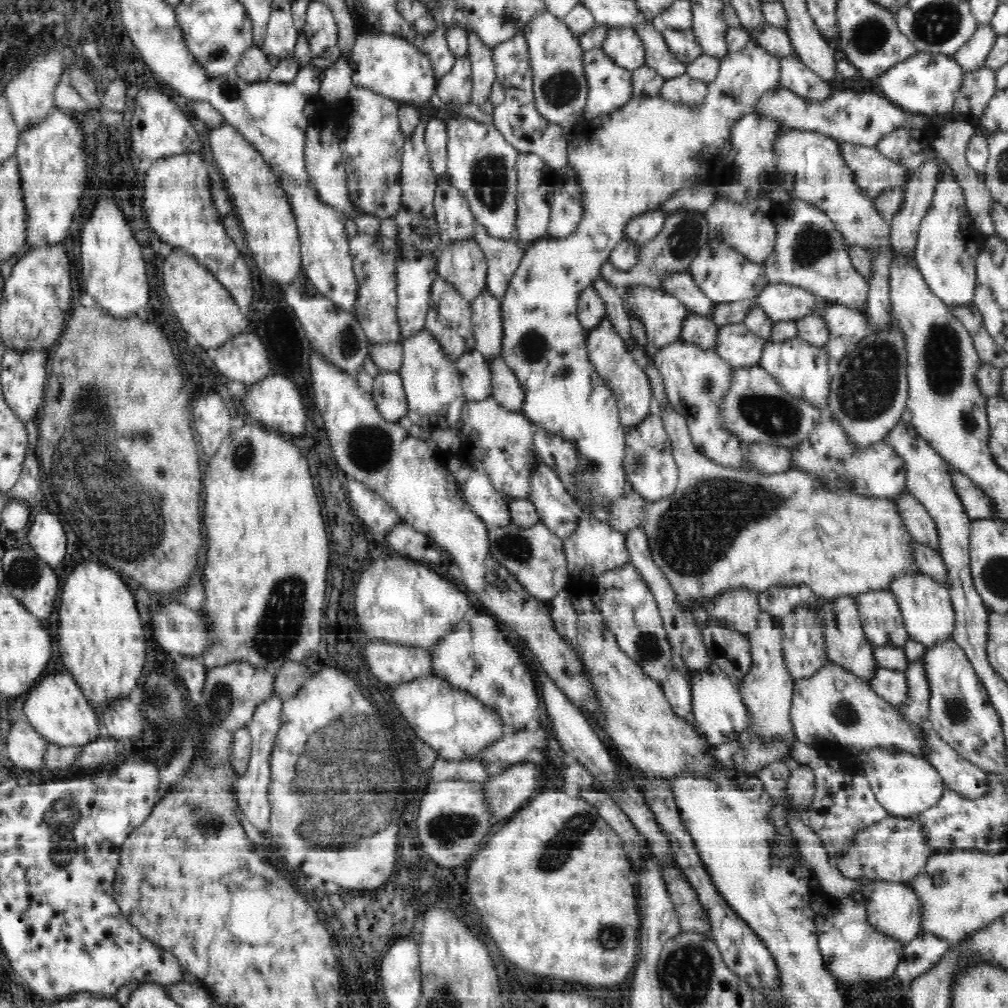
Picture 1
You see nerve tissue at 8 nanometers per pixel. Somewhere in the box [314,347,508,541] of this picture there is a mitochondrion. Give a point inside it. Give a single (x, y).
(370, 447)

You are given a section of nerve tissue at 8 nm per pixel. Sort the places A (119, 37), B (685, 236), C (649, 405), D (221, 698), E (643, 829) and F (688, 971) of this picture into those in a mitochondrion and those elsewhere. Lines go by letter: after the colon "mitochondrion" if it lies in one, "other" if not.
A: other
B: mitochondrion
C: other
D: mitochondrion
E: other
F: mitochondrion

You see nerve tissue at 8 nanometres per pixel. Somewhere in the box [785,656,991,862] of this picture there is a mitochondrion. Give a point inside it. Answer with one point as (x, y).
(954, 709)

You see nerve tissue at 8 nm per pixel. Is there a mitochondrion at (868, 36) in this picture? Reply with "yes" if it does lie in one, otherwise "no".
yes

